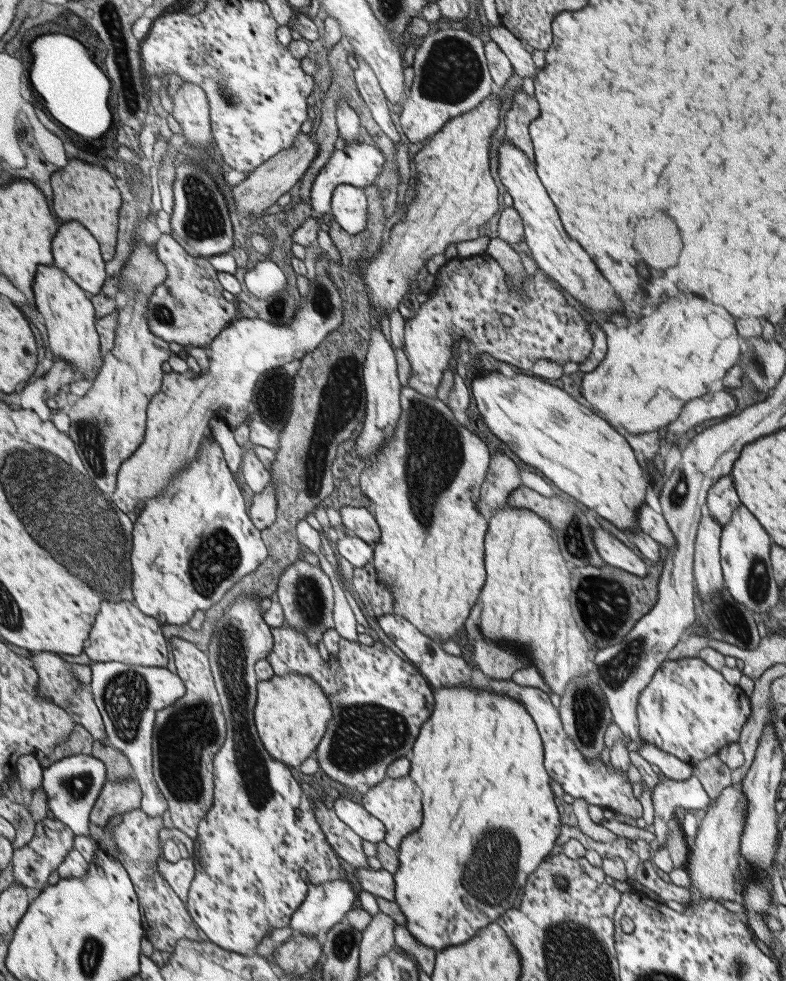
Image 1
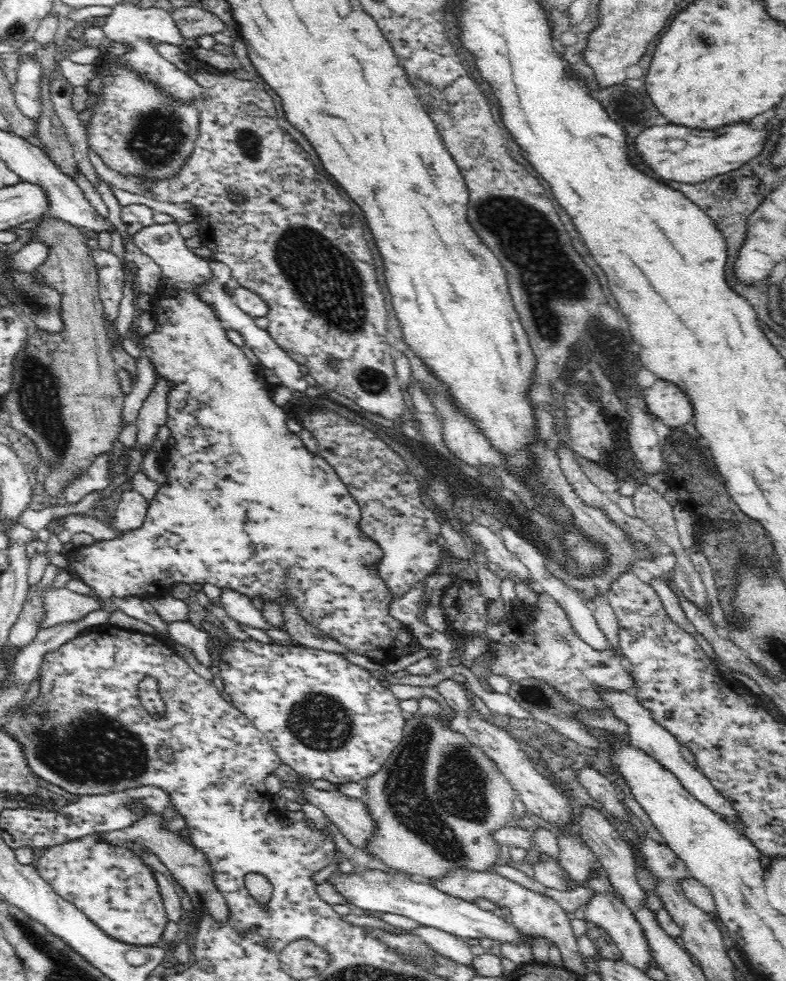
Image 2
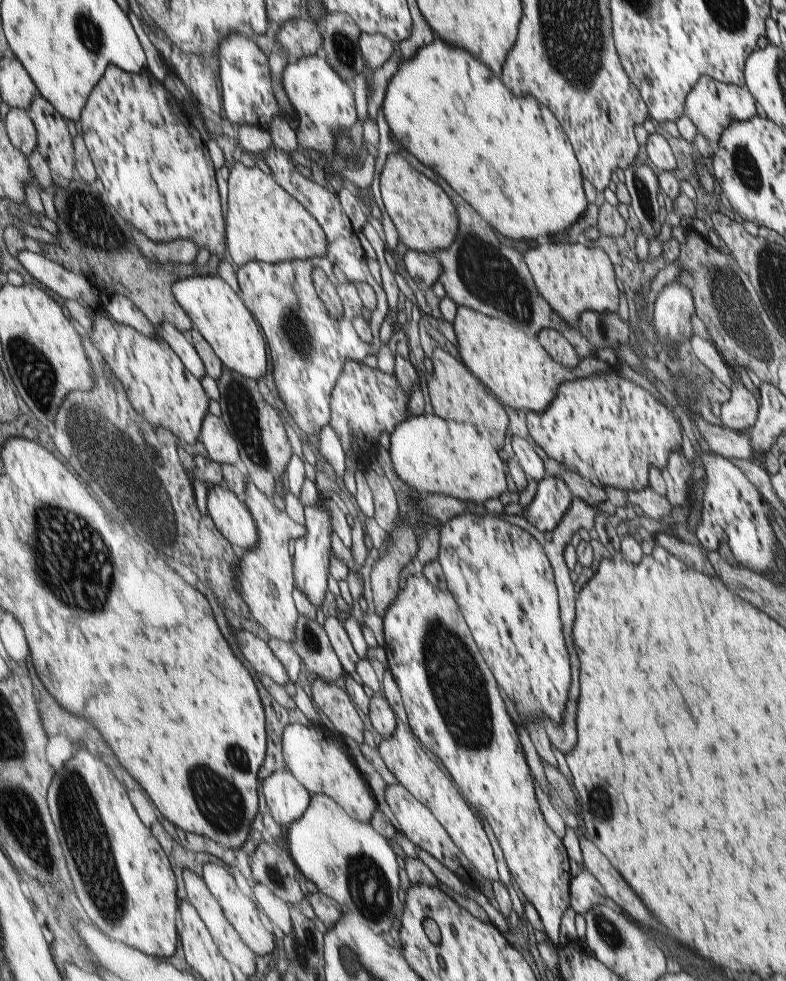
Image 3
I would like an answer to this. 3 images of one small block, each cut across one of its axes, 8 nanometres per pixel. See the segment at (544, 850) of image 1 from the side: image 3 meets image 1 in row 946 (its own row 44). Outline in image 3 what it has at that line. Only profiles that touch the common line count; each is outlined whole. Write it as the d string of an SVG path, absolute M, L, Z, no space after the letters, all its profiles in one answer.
M434 38L431 44L422 46L411 58L401 61L396 72L387 82L382 113L393 136L401 142L403 150L410 152L423 166L427 166L435 175L443 178L461 198L465 198L465 202L473 202L473 210L477 210L477 214L481 214L481 218L485 218L485 222L489 222L489 226L493 226L493 230L497 230L505 238L535 240L539 236L553 236L557 232L566 232L567 228L585 212L587 202L581 190L583 180L579 174L579 165L557 119L546 106L537 105L533 97L514 95L499 76L493 74L479 59L461 50L460 47L450 47L444 40Z

